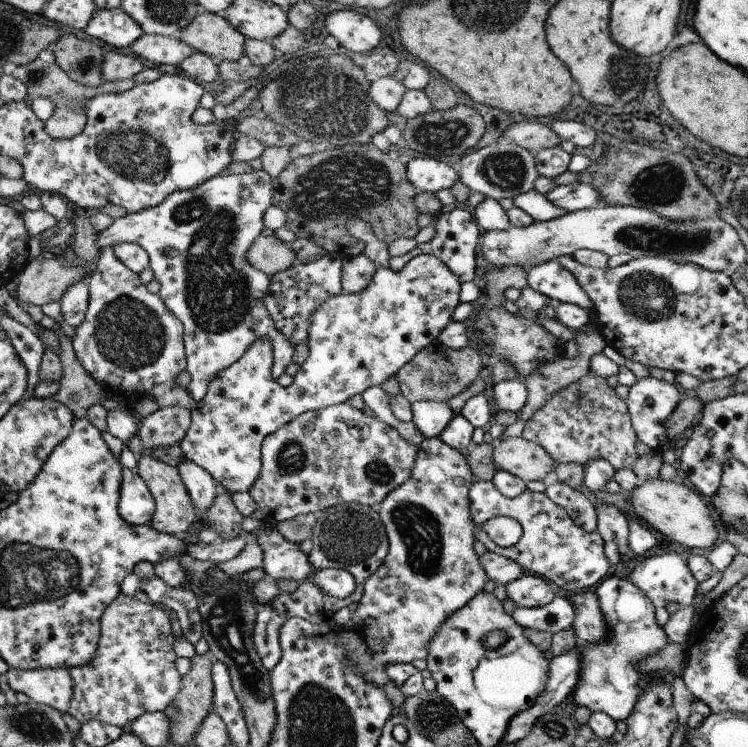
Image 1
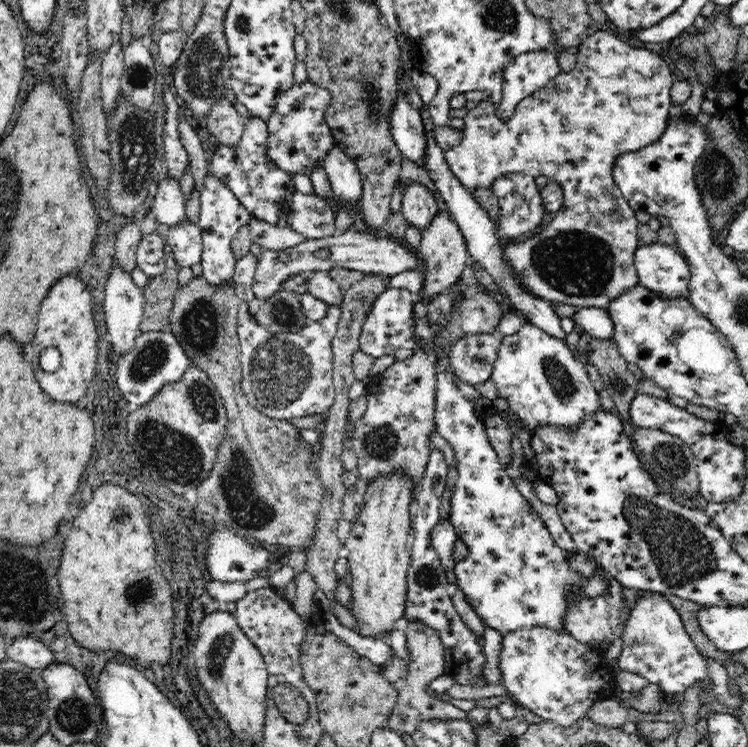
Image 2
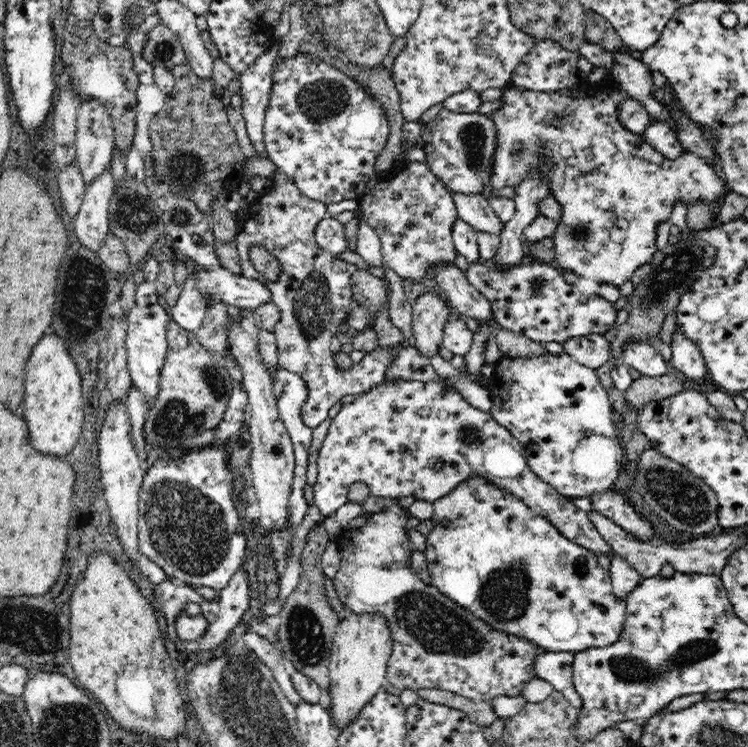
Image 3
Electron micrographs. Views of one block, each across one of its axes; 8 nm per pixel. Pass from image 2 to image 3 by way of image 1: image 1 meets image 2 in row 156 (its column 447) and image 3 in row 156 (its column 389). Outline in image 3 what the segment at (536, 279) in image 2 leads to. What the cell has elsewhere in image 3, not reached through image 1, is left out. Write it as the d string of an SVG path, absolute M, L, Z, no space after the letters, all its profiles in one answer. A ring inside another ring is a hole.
M611 75L605 76L600 81L597 81L594 86L581 87L581 92L578 97L571 96L571 90L572 88L564 88L564 90L556 90L556 92L536 92L511 85L502 89L500 100L503 104L491 114L497 131L497 148L495 158L492 160L493 172L491 182L483 191L483 194L487 197L489 193L497 189L503 189L505 187L516 188L526 176L530 176L530 172L539 172L541 176L545 176L543 180L545 182L548 182L548 180L551 181L552 195L562 205L562 220L557 223L555 234L552 237L558 268L561 271L570 270L585 278L592 278L598 284L612 283L612 285L616 285L619 288L620 285L623 285L628 279L632 278L634 271L638 270L642 264L648 264L652 261L653 257L658 255L656 228L662 222L669 220L670 214L672 214L672 208L674 208L676 202L688 205L690 202L700 202L701 200L704 204L712 204L712 202L723 200L729 191L720 173L714 170L704 158L685 153L680 159L670 160L662 156L650 143L646 142L644 136L626 131L626 128L622 127L622 124L618 121L618 108L620 108L620 104L622 104L624 99L628 99L628 95L622 93L622 90L619 88L619 82L616 82ZM545 160L552 160L553 164L546 173L542 171L542 166L544 166L543 161Z

